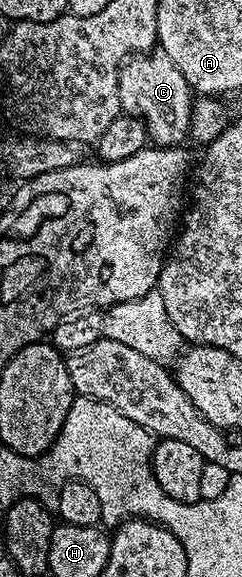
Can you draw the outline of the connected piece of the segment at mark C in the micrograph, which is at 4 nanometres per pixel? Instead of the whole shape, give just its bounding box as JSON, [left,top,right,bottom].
[118,52,193,147]

